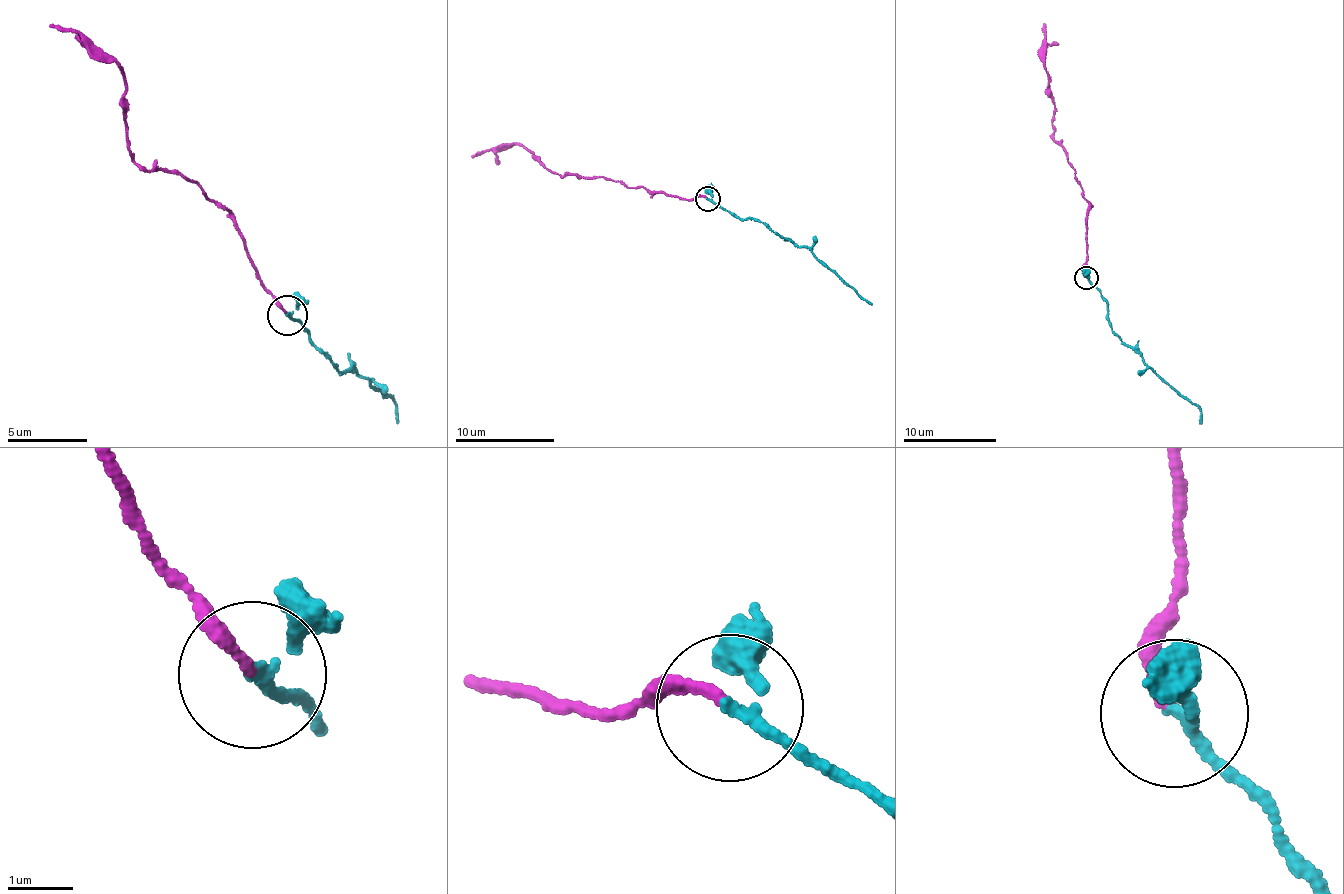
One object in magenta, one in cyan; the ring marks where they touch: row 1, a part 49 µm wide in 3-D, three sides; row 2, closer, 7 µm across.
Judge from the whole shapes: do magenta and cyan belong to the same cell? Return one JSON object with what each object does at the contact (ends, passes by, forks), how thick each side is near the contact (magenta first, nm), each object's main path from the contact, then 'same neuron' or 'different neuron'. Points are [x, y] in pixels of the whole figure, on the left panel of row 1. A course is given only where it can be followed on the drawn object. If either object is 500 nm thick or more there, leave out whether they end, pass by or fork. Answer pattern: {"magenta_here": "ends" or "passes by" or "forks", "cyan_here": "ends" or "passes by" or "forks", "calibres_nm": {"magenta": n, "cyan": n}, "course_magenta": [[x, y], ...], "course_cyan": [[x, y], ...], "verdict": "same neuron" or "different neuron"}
{"magenta_here": "ends", "cyan_here": "passes by", "calibres_nm": {"magenta": 150, "cyan": 130}, "course_magenta": [[286, 313], [258, 276], [235, 218], [181, 174], [148, 171], [132, 159], [125, 114], [123, 68], [50, 24]], "course_cyan": [[286, 316], [305, 332], [331, 367], [366, 379], [396, 399], [398, 422]], "verdict": "same neuron"}

